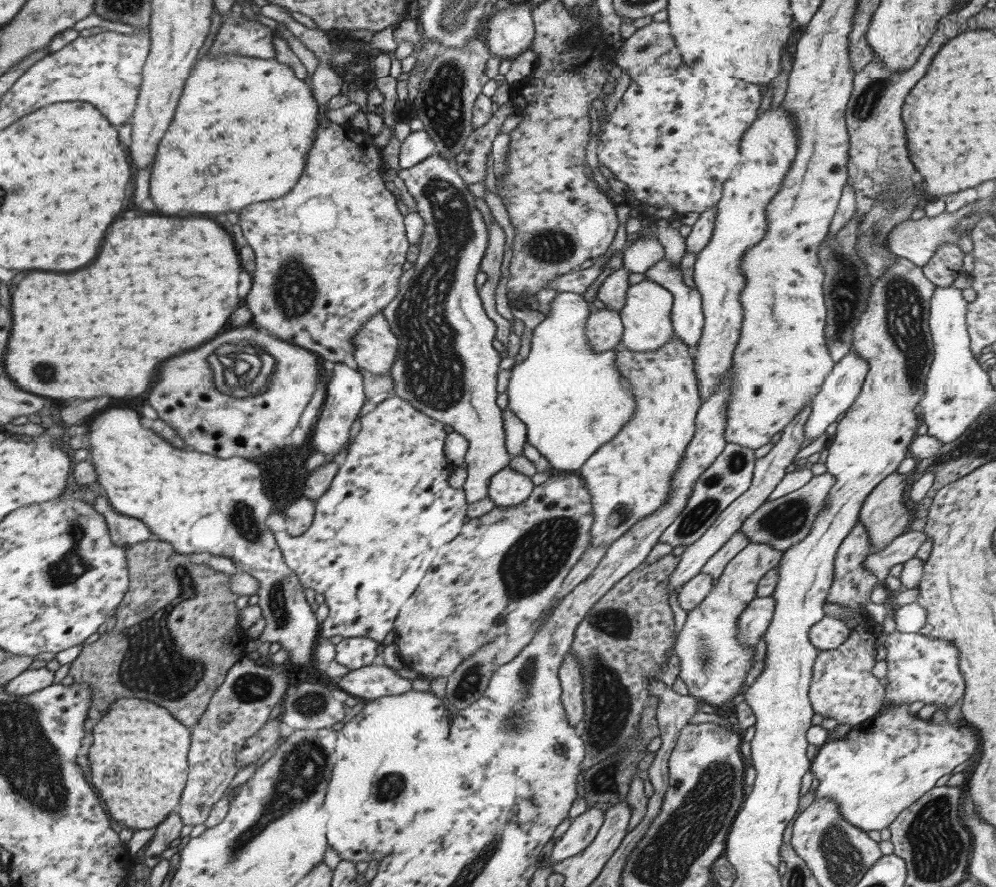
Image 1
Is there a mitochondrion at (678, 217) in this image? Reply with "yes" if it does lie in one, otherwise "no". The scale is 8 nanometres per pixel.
no

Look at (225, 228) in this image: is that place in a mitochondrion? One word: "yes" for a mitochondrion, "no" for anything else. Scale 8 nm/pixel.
no

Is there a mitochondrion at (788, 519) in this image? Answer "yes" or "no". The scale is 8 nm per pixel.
yes

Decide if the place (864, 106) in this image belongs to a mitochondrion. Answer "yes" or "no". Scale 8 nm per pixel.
yes

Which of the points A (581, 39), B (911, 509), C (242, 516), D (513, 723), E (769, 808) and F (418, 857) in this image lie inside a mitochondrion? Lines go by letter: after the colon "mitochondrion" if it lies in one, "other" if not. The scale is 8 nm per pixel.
A: other
B: other
C: mitochondrion
D: mitochondrion
E: other
F: other

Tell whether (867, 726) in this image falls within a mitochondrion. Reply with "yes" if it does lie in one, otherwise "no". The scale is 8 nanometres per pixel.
no

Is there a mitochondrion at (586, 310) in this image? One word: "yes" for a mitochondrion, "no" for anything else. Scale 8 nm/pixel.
no

